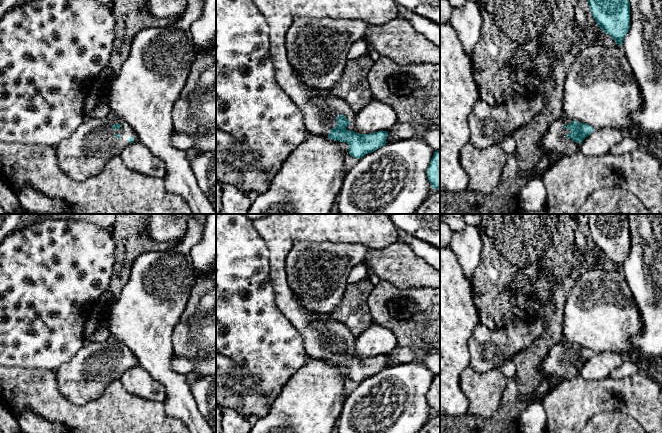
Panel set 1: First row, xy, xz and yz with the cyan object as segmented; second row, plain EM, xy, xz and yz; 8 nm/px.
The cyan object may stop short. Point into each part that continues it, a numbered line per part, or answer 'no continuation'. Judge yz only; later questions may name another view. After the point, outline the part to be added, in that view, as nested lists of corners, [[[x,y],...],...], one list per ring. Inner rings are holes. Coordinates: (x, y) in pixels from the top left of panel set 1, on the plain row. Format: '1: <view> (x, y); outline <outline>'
1: yz (554, 364); outline [[[563,340],[550,349],[539,366],[545,380],[550,377],[570,380],[579,374],[580,368],[566,361],[567,358],[570,358],[570,354],[564,350],[572,345],[574,344]]]

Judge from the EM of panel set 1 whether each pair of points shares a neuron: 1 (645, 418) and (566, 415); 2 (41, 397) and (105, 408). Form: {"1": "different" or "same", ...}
{"1": "same", "2": "same"}

